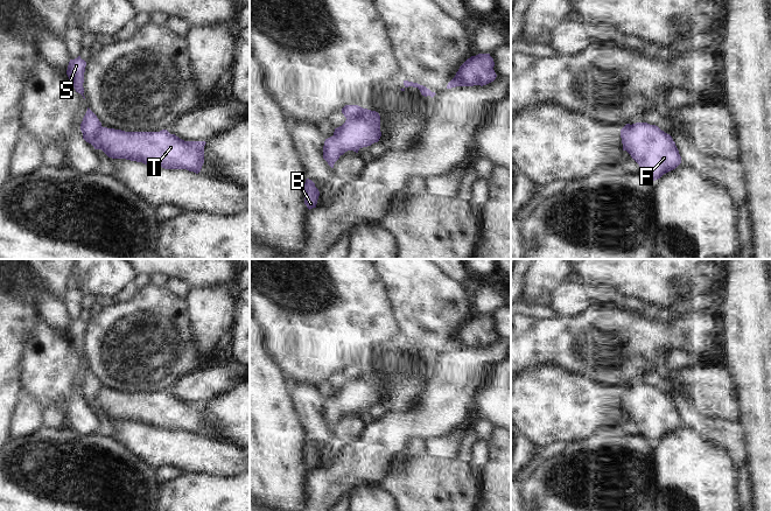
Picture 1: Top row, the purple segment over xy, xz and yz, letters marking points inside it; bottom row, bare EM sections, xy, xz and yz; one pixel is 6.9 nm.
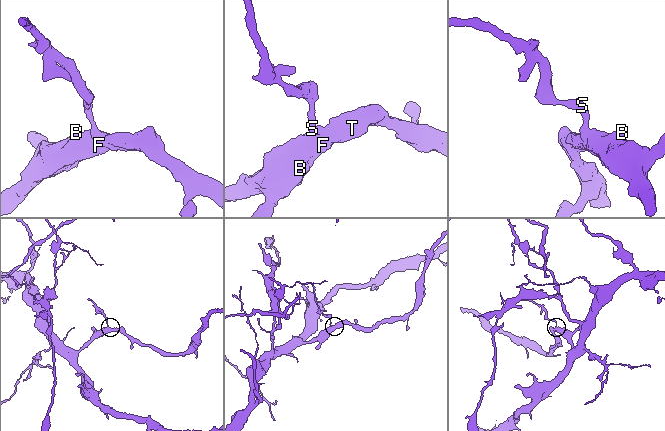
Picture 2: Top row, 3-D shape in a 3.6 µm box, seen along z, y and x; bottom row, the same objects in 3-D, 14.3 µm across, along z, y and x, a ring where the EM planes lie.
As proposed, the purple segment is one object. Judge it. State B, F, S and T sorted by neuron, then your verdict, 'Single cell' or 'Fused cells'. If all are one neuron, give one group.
Groups: B F T / S. Fused cells

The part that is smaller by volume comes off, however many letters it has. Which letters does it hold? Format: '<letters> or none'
S

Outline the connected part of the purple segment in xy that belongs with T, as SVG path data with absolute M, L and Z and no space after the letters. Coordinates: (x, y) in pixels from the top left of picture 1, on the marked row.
M101 127L92 146L112 159L126 159L164 169L187 169L198 174L204 163L205 144L184 141L167 130L125 132Z

